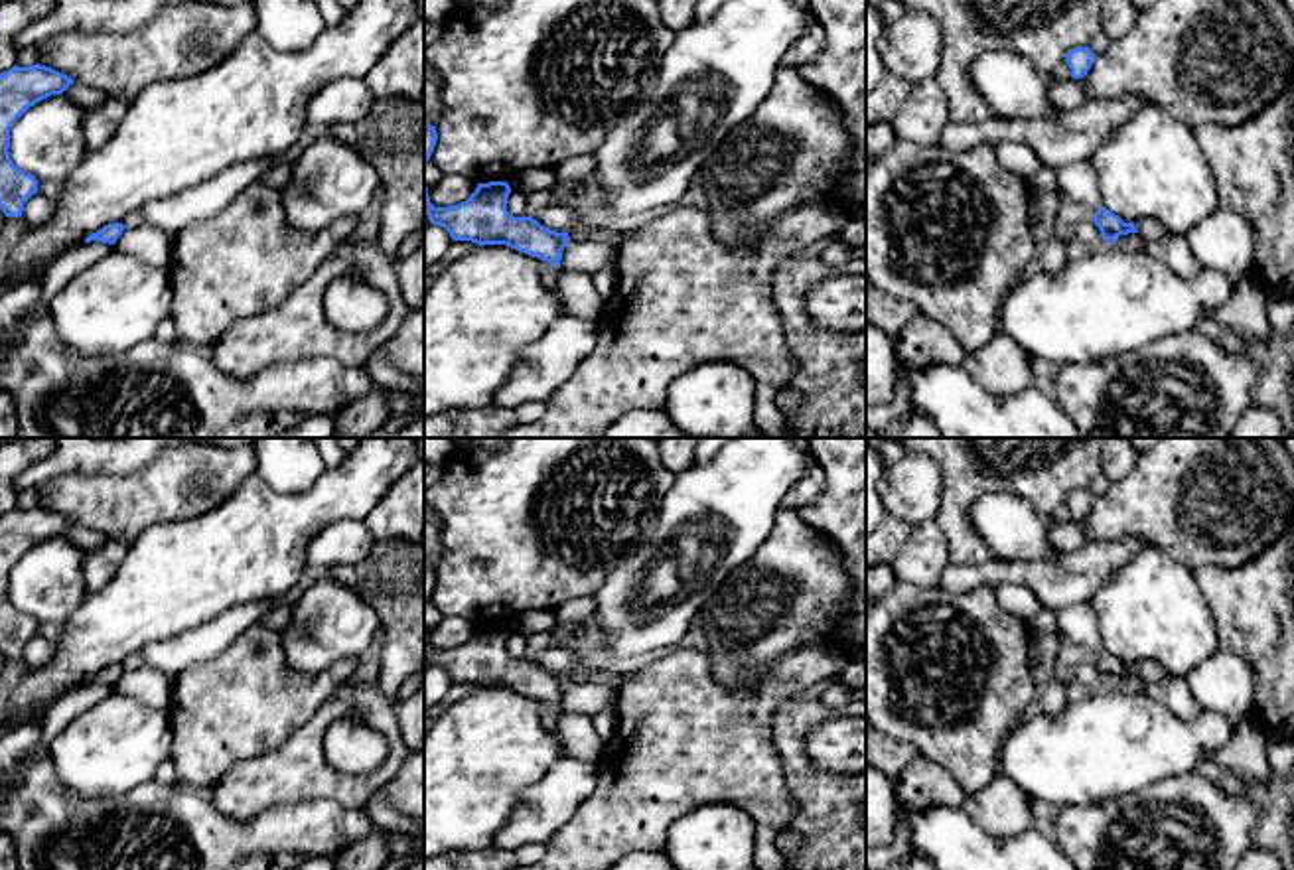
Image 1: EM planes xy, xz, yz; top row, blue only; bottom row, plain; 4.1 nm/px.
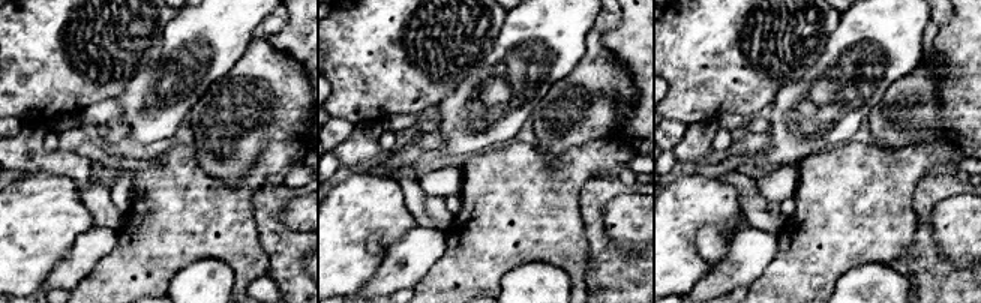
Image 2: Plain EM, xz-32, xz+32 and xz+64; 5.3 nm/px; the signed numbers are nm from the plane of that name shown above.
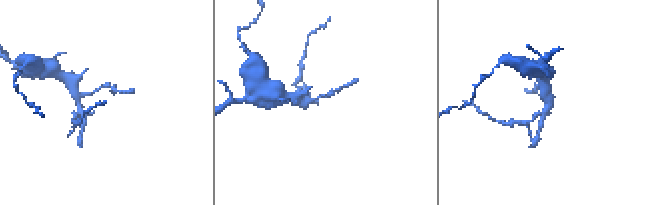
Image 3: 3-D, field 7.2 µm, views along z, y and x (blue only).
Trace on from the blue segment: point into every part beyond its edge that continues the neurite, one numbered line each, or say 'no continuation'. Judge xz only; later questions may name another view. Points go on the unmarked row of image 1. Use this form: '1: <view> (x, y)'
no continuation

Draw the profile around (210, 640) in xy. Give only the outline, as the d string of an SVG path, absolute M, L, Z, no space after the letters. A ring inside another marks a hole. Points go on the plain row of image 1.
M268 600L239 604L174 639L150 643L134 651L124 659L122 667L154 667L174 681L187 667L221 655L251 625L266 623L268 619Z

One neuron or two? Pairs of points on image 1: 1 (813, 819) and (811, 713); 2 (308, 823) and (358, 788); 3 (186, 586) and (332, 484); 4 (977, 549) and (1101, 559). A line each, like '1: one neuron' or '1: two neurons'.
1: one neuron
2: two neurons
3: one neuron
4: two neurons

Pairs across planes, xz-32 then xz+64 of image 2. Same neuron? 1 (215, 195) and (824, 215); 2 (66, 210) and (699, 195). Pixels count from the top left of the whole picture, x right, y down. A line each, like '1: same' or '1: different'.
1: same
2: same

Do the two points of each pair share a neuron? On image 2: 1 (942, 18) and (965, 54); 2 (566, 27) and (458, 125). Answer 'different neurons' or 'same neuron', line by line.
1: different neurons
2: same neuron

